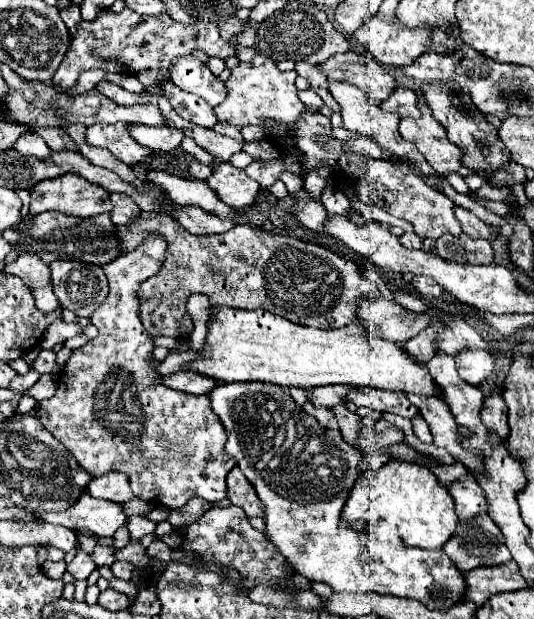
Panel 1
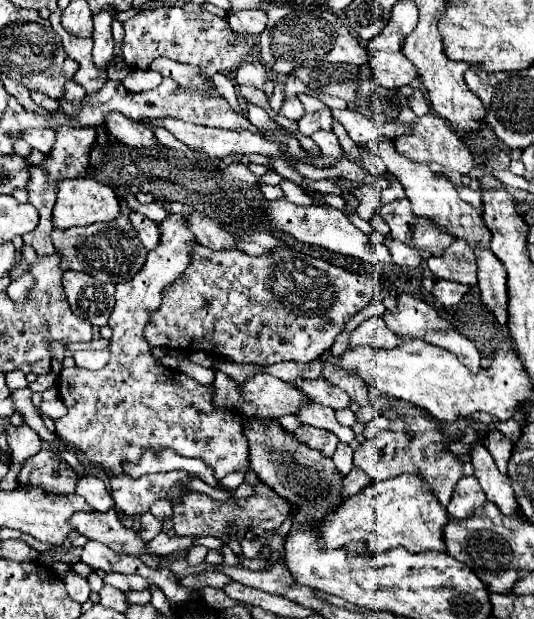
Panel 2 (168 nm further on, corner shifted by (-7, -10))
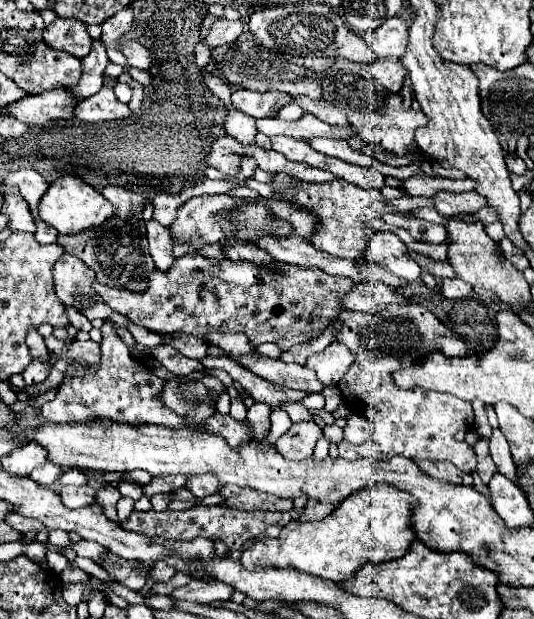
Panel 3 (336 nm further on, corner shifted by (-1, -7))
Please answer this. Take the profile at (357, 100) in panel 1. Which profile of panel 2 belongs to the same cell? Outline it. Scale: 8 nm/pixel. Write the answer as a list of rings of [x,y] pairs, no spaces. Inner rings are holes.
[[[378,138],[376,144],[378,144],[378,154],[384,160],[388,172],[392,176],[396,176],[398,182],[404,186],[406,196],[412,202],[412,210],[414,210],[416,216],[420,216],[420,218],[430,220],[432,224],[436,224],[436,228],[440,232],[448,232],[450,236],[464,240],[470,248],[488,248],[488,244],[490,244],[490,232],[484,226],[482,208],[474,208],[468,202],[464,202],[458,196],[456,186],[446,176],[440,176],[440,174],[432,172],[426,164],[416,164],[416,162],[404,158],[402,154],[398,154],[392,140]]]

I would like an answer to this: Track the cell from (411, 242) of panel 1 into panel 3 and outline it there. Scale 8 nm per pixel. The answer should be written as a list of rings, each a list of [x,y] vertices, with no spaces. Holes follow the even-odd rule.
[[[374,233],[368,241],[366,259],[402,279],[420,279],[420,265],[408,255],[406,245],[394,233]]]

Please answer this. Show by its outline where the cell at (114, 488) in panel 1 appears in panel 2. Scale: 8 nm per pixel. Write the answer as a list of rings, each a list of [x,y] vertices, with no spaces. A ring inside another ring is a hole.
[[[96,476],[80,478],[78,484],[76,484],[76,494],[80,494],[88,502],[88,506],[96,512],[106,512],[108,508],[114,506],[114,500],[108,494],[104,482]]]

